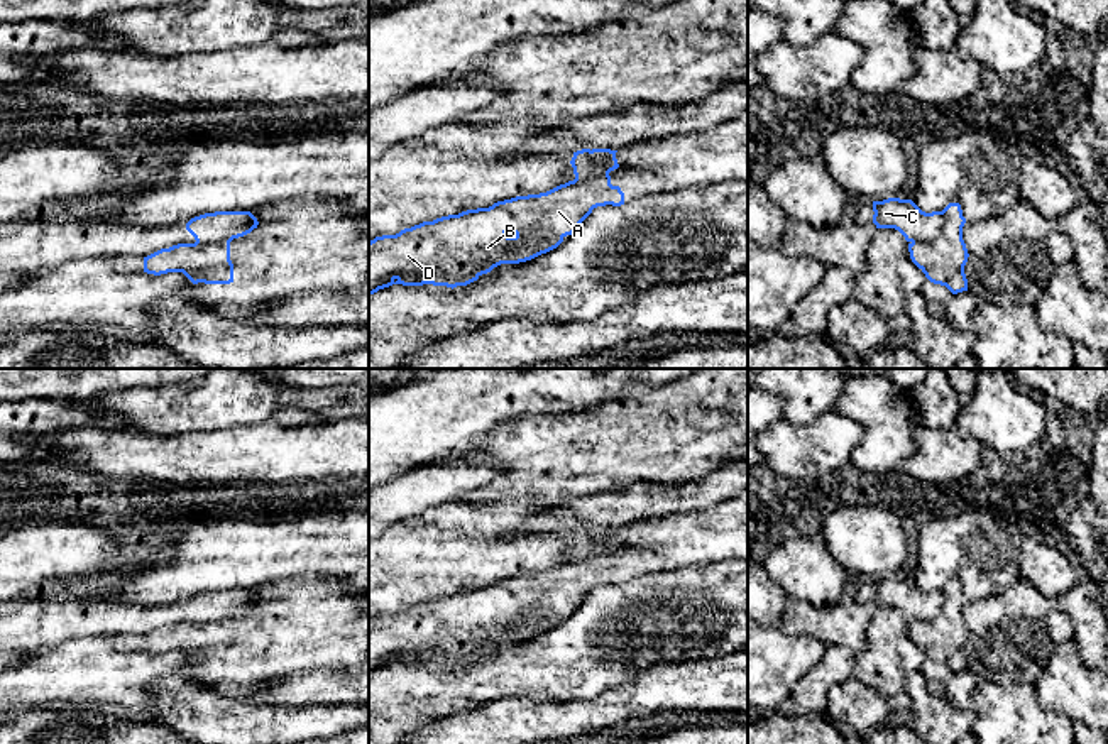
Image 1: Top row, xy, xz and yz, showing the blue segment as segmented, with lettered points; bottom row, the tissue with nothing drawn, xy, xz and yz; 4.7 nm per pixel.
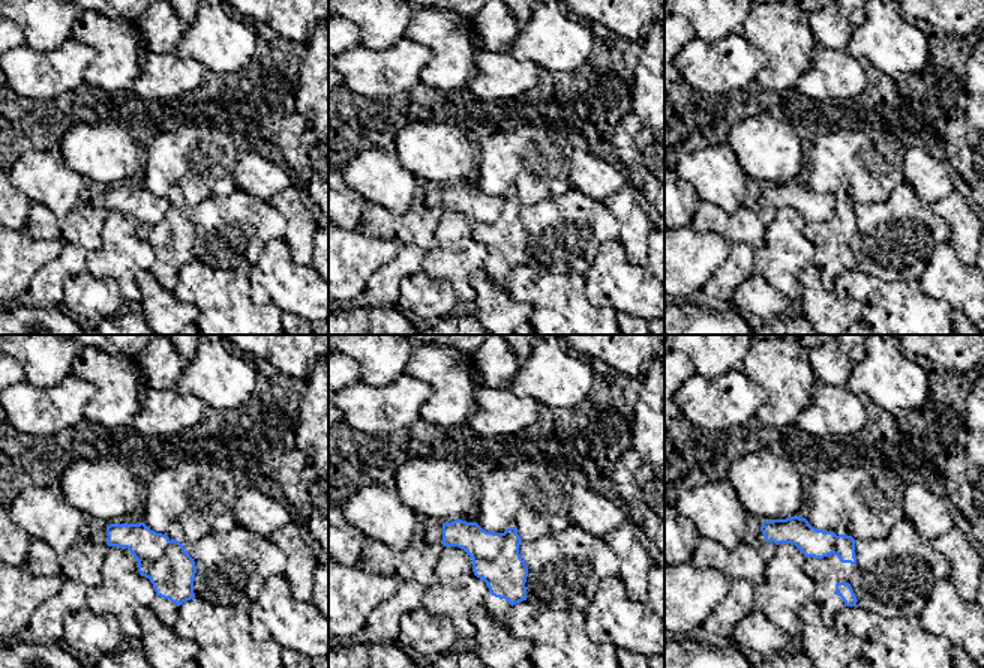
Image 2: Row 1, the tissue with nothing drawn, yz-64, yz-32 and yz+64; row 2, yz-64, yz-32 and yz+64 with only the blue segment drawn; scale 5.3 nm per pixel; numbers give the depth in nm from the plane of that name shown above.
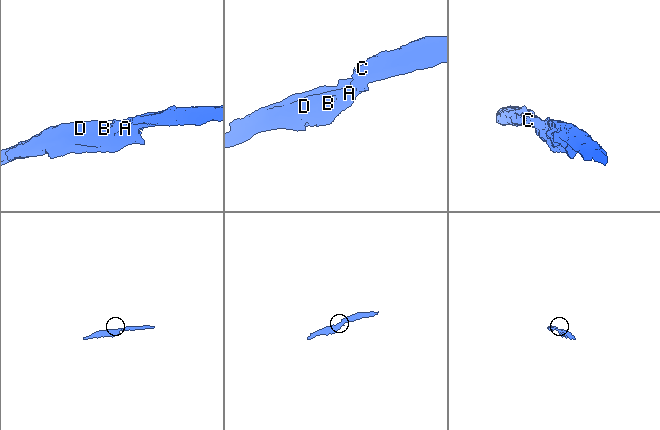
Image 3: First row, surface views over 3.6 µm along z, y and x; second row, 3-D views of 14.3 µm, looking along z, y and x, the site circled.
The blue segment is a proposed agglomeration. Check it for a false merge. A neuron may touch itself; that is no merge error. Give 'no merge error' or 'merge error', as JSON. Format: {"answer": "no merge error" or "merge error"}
{"answer": "merge error"}

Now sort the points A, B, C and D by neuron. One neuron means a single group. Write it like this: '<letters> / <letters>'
A B D / C

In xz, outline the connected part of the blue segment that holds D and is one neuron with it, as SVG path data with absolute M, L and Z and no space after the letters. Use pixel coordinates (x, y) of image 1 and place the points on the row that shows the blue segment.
M609 174L573 179L546 193L516 196L489 208L467 210L369 242L369 296L392 284L467 286L501 264L519 264L557 249L597 206L624 205Z

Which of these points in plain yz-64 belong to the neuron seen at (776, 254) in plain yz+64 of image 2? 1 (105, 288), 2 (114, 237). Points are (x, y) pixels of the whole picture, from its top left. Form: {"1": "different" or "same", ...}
{"1": "different", "2": "same"}

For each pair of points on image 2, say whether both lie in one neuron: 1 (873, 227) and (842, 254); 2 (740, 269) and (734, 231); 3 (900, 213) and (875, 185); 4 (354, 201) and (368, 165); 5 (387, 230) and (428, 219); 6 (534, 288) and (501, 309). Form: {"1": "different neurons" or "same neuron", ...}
{"1": "different neurons", "2": "different neurons", "3": "different neurons", "4": "different neurons", "5": "same neuron", "6": "different neurons"}

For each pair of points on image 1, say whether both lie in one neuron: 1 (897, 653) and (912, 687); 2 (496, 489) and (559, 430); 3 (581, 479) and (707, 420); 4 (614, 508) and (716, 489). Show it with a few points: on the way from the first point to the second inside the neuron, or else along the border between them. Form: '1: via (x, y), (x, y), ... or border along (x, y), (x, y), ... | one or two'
1: border along (919, 670), (914, 670), (905, 678), (907, 709) | two
2: via (511, 477), (543, 445) | one
3: via (613, 447), (641, 437), (675, 433) | one
4: via (640, 501), (680, 501), (691, 496) | one

